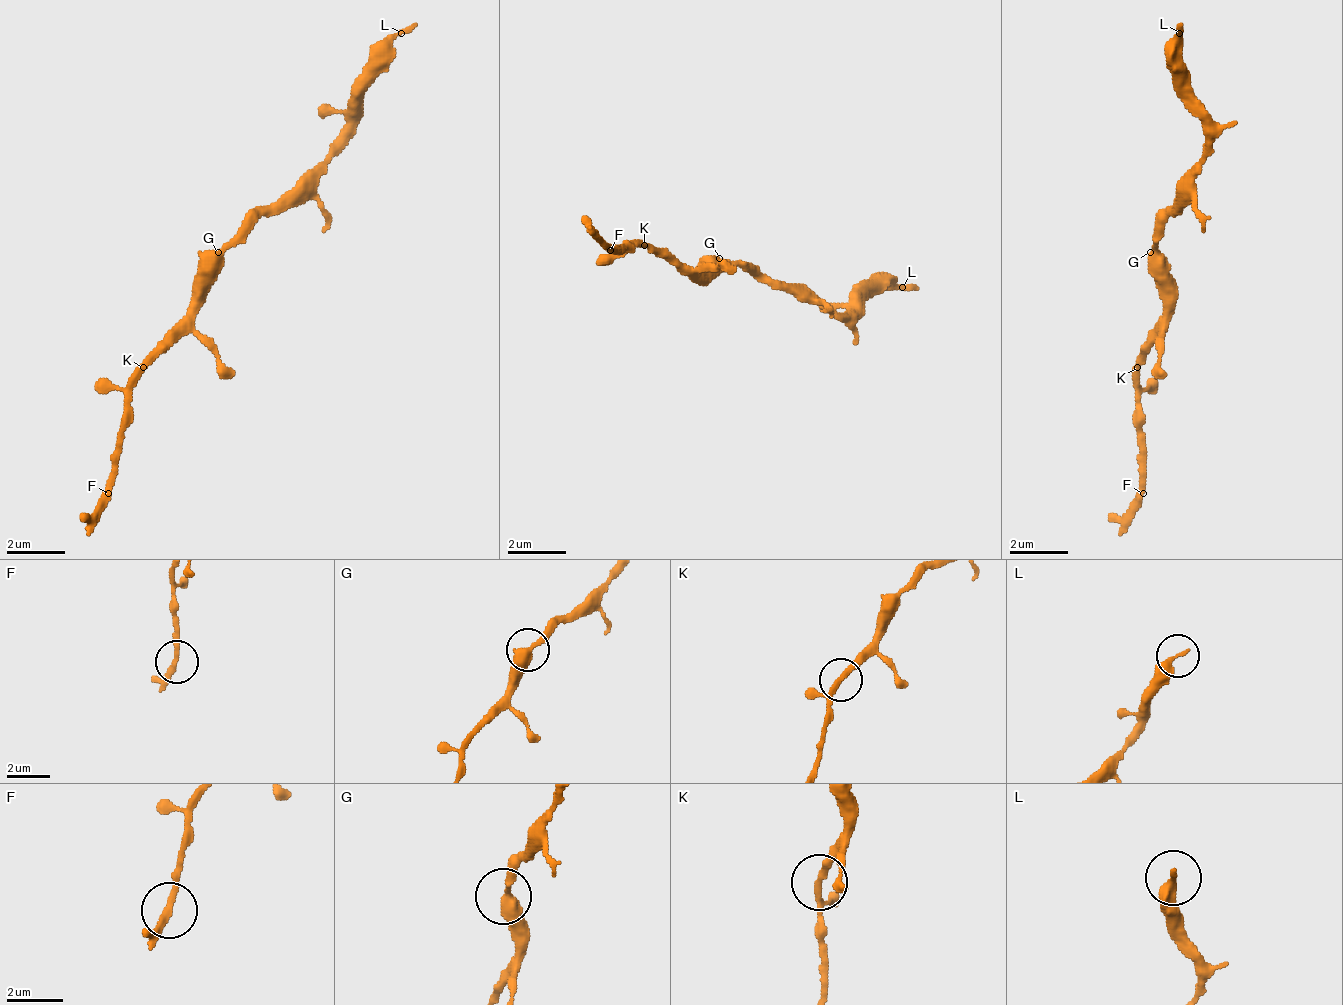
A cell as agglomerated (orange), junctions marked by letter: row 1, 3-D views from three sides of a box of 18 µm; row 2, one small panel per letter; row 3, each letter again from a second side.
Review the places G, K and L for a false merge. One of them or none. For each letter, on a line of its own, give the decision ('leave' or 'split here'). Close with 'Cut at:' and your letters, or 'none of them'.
G: leave
K: leave
L: leave
Cut at: none of them

